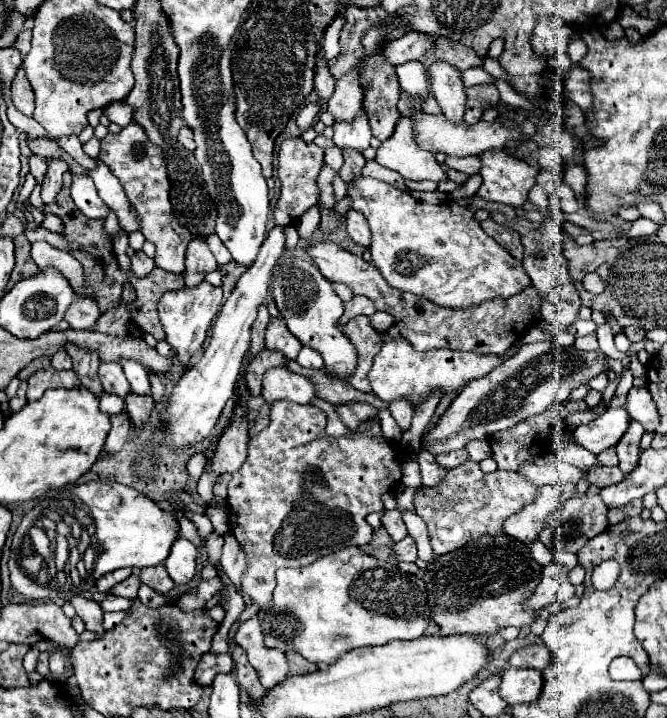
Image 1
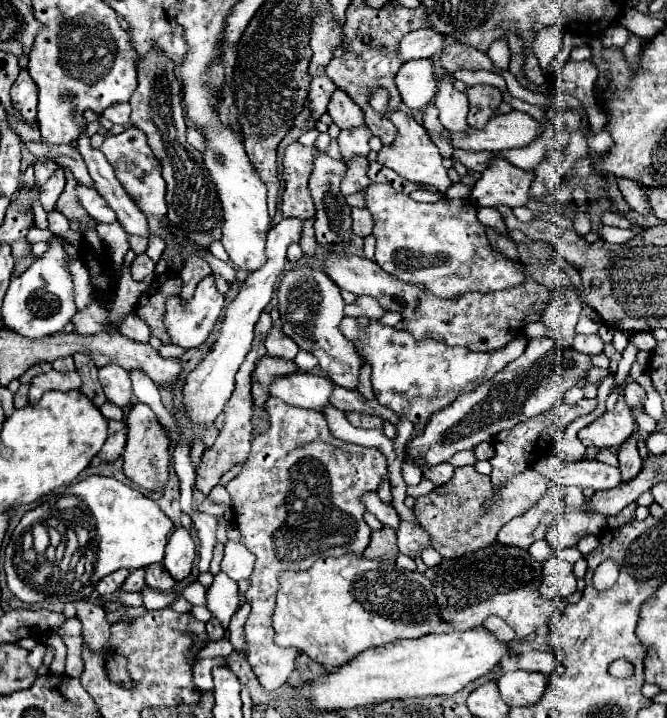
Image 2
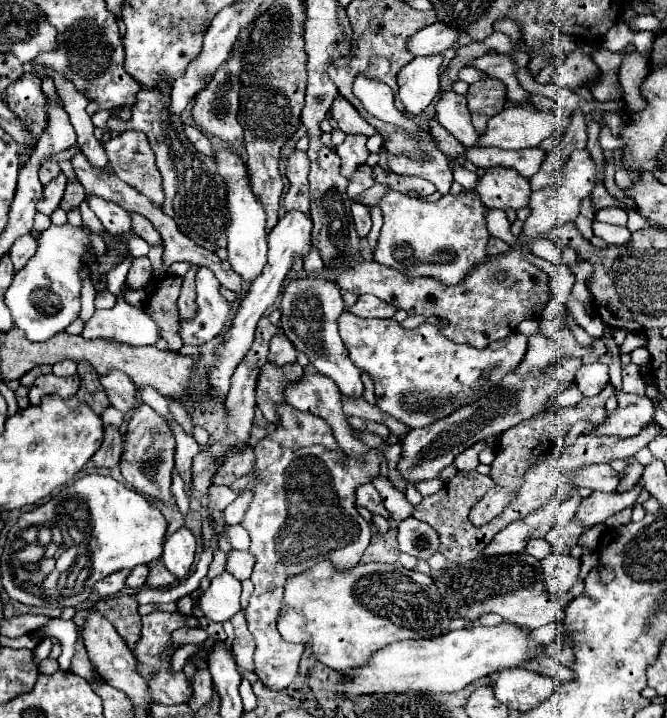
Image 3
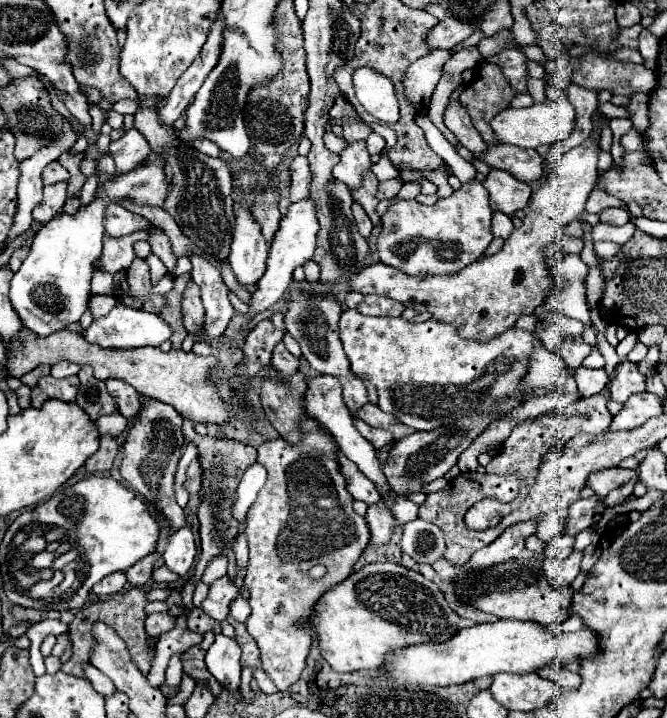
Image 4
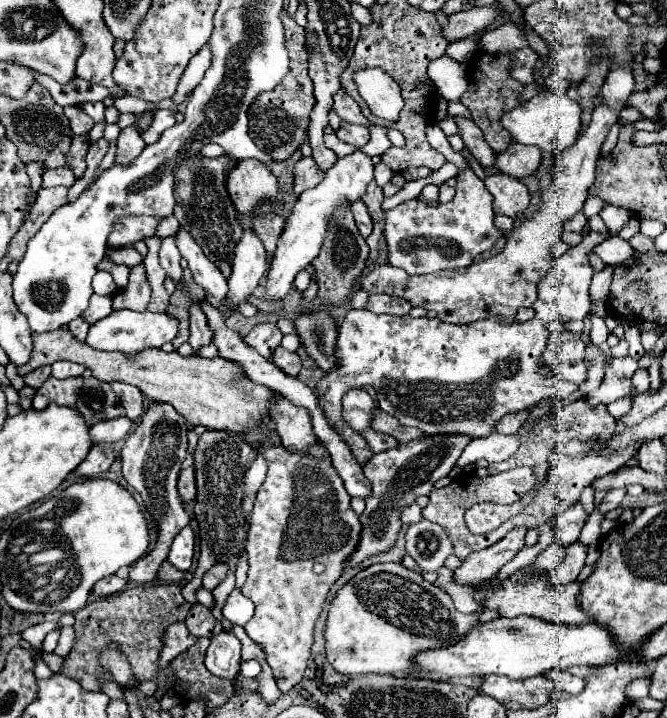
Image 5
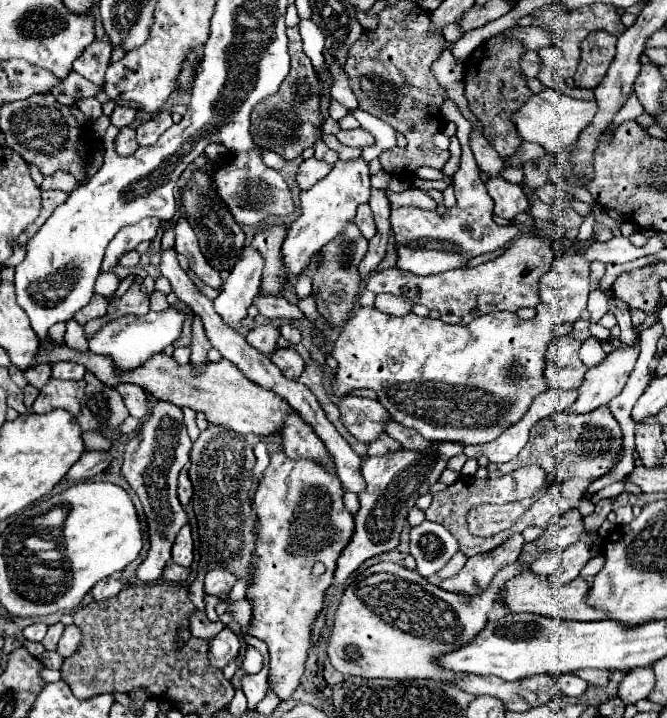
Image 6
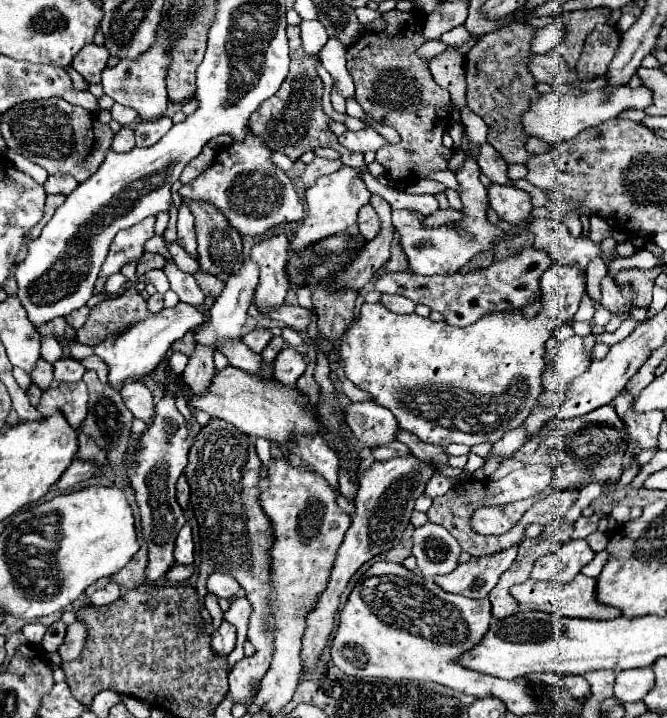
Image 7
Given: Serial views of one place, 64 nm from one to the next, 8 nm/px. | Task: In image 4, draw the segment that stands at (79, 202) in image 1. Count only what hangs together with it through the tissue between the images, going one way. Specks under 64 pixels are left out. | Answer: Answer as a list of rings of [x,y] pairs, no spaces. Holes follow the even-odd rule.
[[[110,206],[108,208],[108,222],[106,222],[106,234],[112,238],[122,238],[134,232],[148,232],[152,230],[152,222],[122,208],[122,206]]]

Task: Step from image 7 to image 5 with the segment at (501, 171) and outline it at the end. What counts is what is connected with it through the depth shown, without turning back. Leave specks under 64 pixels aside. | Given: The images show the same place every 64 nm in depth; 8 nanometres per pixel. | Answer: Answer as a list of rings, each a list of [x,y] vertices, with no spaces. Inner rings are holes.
[[[454,116],[454,122],[458,124],[458,132],[460,132],[466,148],[470,150],[470,154],[480,162],[482,168],[492,168],[496,162],[496,154],[484,140],[482,130],[472,120],[466,120],[462,116]]]

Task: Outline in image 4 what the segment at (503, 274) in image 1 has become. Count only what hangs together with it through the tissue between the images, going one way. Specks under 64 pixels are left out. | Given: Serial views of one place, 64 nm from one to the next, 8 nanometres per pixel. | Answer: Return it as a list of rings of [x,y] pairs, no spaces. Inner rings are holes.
[[[476,178],[462,184],[450,198],[438,200],[434,206],[424,206],[418,200],[394,200],[394,204],[382,216],[382,232],[378,236],[380,262],[404,270],[406,274],[456,274],[464,266],[484,256],[494,234],[490,230],[492,209],[489,205],[488,190]]]

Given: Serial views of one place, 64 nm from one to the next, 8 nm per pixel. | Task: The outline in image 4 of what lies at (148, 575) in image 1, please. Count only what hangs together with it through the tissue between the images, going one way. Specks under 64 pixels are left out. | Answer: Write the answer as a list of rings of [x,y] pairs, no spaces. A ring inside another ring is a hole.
[[[160,566],[160,568],[156,568],[154,574],[152,574],[152,580],[154,580],[156,584],[170,584],[170,582],[176,582],[178,578],[180,578],[180,576],[174,574],[172,570],[168,570],[168,566]]]

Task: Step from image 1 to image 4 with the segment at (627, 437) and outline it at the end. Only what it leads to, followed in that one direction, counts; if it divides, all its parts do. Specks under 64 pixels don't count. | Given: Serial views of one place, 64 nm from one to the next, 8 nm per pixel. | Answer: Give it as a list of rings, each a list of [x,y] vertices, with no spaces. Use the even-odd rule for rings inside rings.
[[[628,482],[628,484],[624,484],[624,486],[616,488],[616,490],[612,490],[612,492],[604,498],[606,506],[618,506],[618,504],[626,502],[626,498],[632,494],[632,486],[634,486],[634,482]]]

